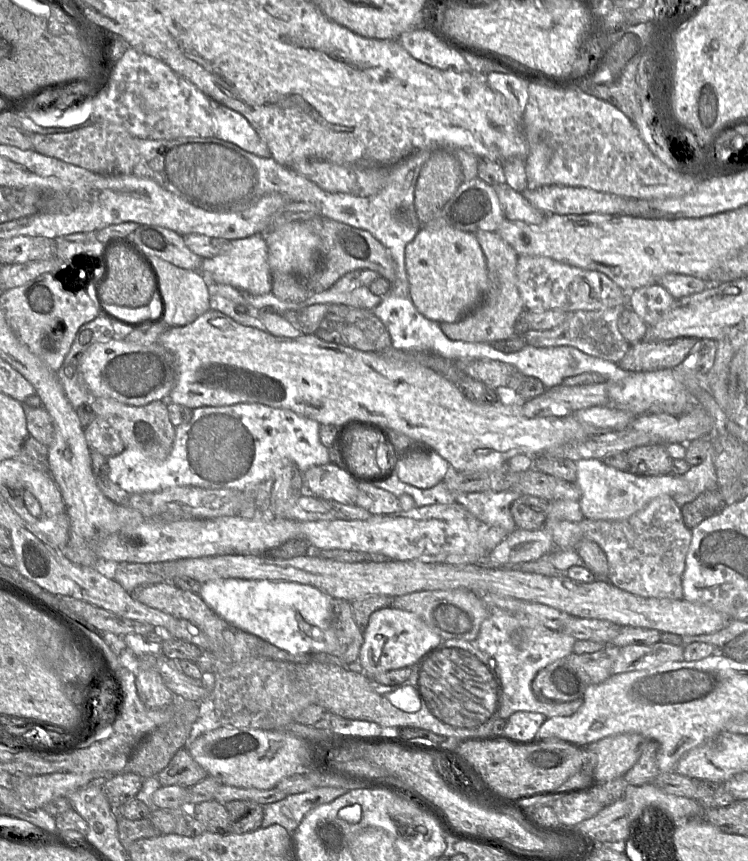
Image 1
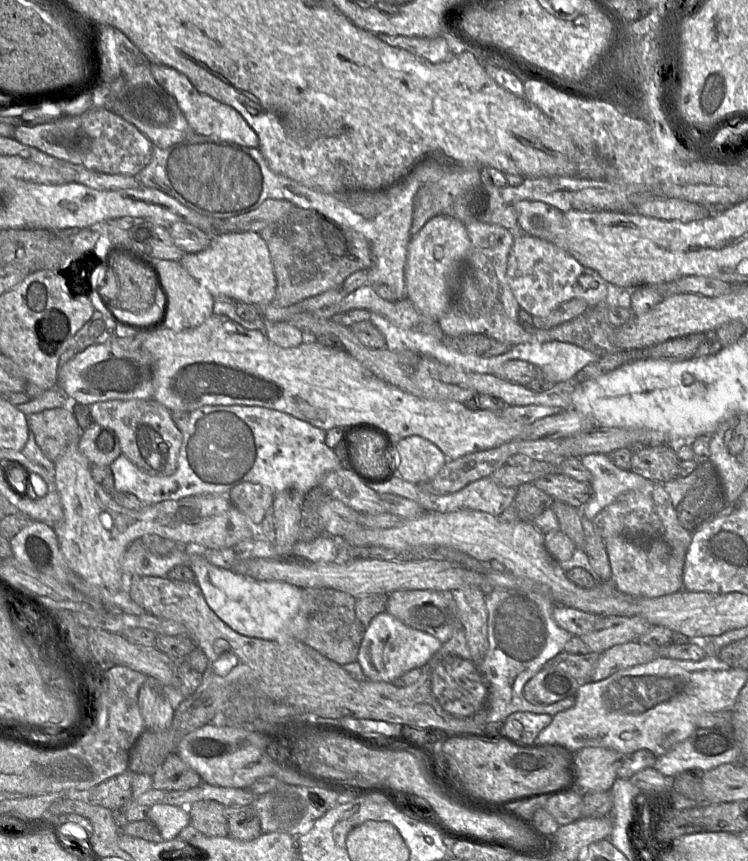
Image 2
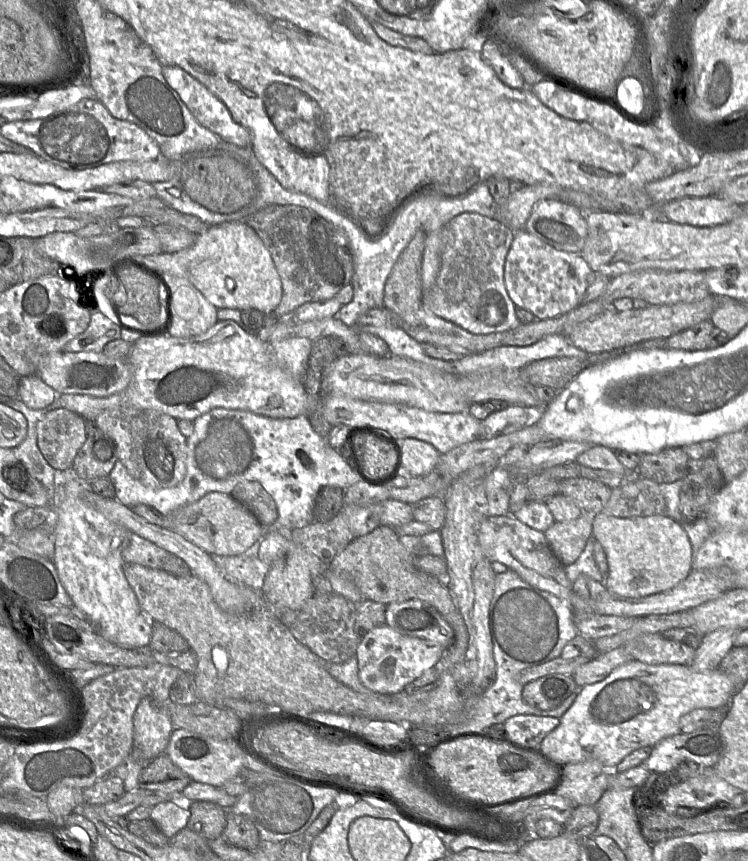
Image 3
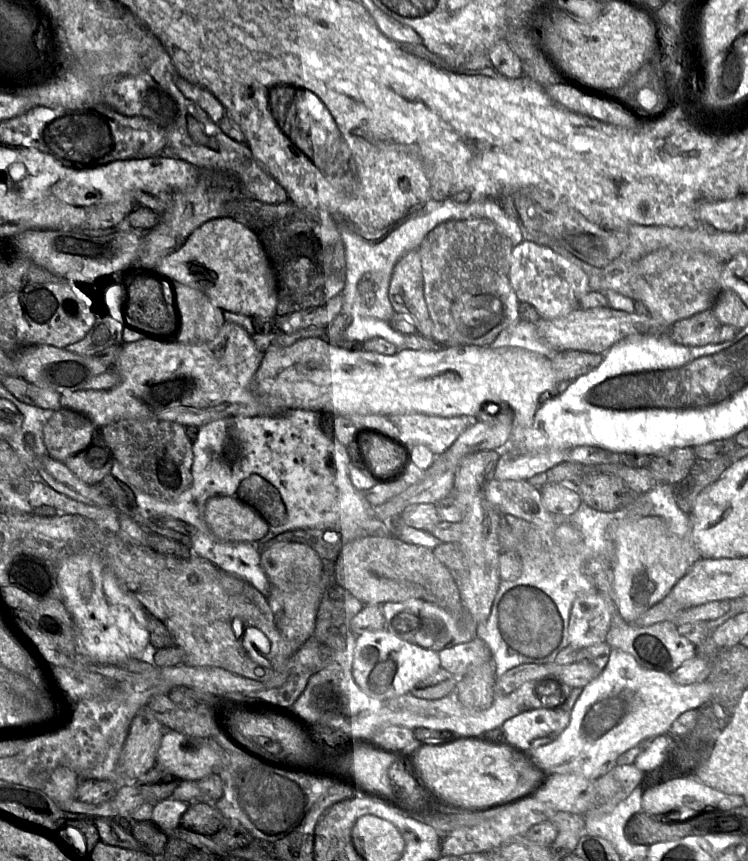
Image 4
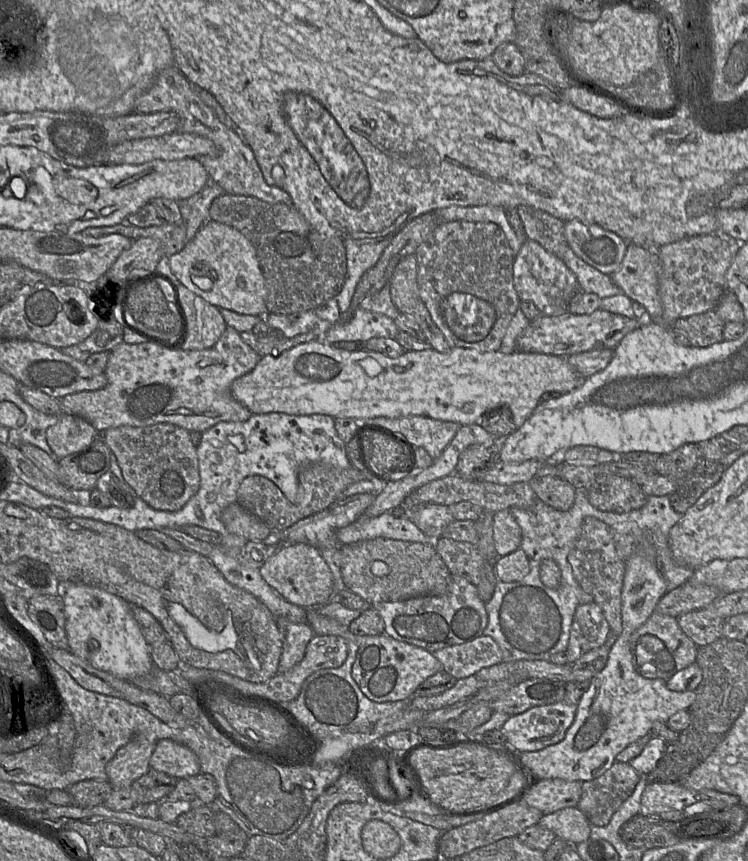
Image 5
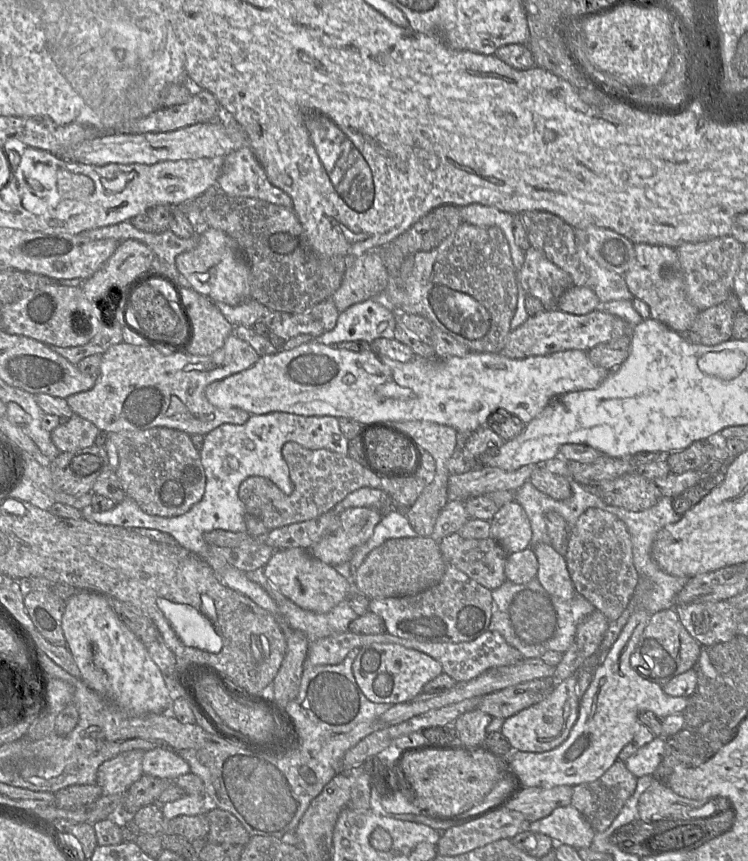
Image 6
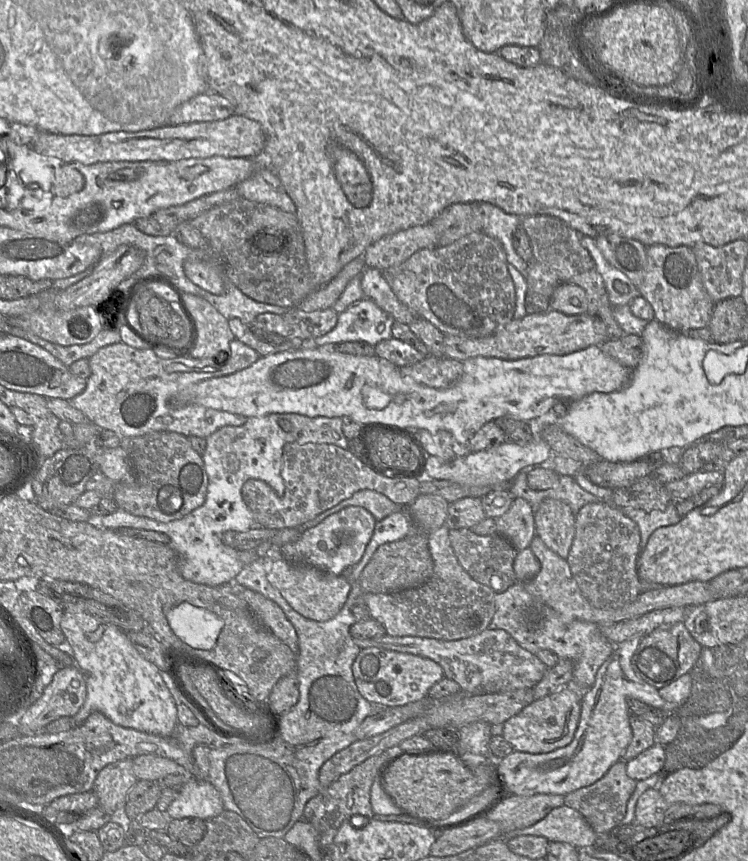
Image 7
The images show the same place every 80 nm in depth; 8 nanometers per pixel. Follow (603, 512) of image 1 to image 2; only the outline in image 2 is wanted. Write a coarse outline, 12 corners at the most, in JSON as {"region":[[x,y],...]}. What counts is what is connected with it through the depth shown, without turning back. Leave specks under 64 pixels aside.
{"region":[[606,454],[580,460],[593,495],[582,506],[590,521],[621,494],[650,481],[617,467]]}

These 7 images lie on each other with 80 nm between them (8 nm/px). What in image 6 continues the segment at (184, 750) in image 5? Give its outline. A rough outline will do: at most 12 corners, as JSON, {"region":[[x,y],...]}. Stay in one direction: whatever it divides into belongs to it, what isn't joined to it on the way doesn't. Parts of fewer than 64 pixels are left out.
{"region":[[160,747],[145,752],[144,774],[175,780],[190,772],[182,757]]}

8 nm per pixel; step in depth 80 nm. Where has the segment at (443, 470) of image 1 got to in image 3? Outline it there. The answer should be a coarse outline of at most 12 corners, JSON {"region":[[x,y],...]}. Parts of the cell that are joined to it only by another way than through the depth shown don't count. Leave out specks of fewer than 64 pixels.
{"region":[[397,439],[399,475],[429,474],[440,453],[429,443]]}

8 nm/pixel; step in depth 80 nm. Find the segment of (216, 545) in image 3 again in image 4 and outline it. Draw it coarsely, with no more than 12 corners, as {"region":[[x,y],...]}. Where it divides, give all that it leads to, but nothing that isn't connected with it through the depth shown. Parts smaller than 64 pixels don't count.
{"region":[[236,496],[204,508],[212,533],[226,542],[258,542],[269,524]]}

